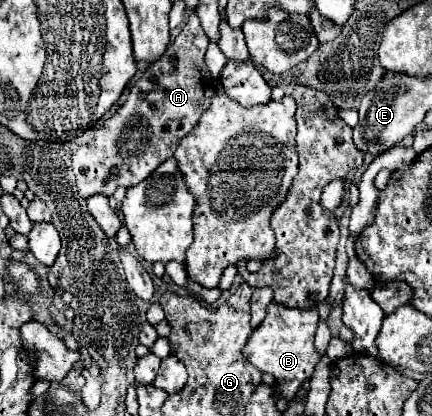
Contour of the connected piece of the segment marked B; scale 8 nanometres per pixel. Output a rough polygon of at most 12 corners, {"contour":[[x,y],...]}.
{"contour":[[271,302],[243,356],[291,400],[321,358],[317,308]]}

